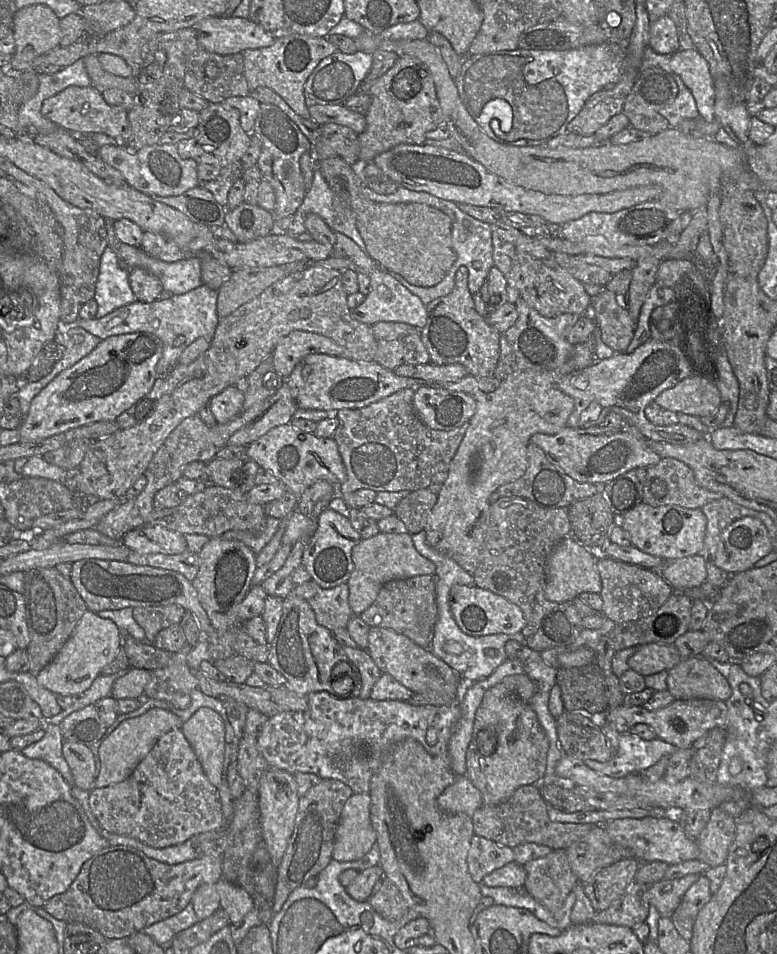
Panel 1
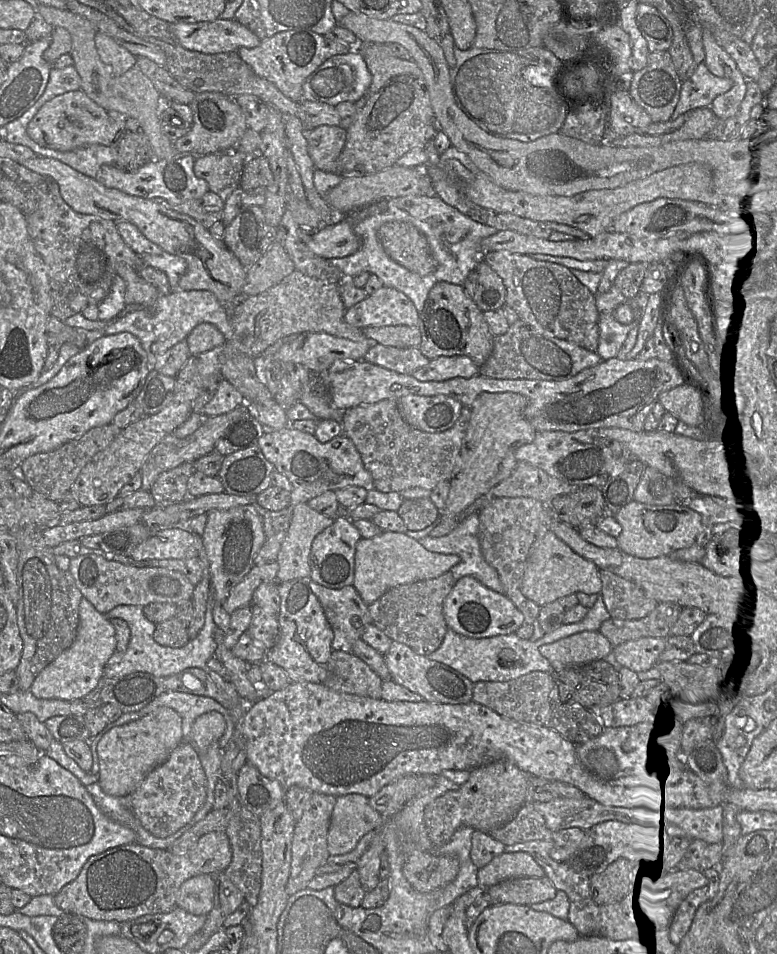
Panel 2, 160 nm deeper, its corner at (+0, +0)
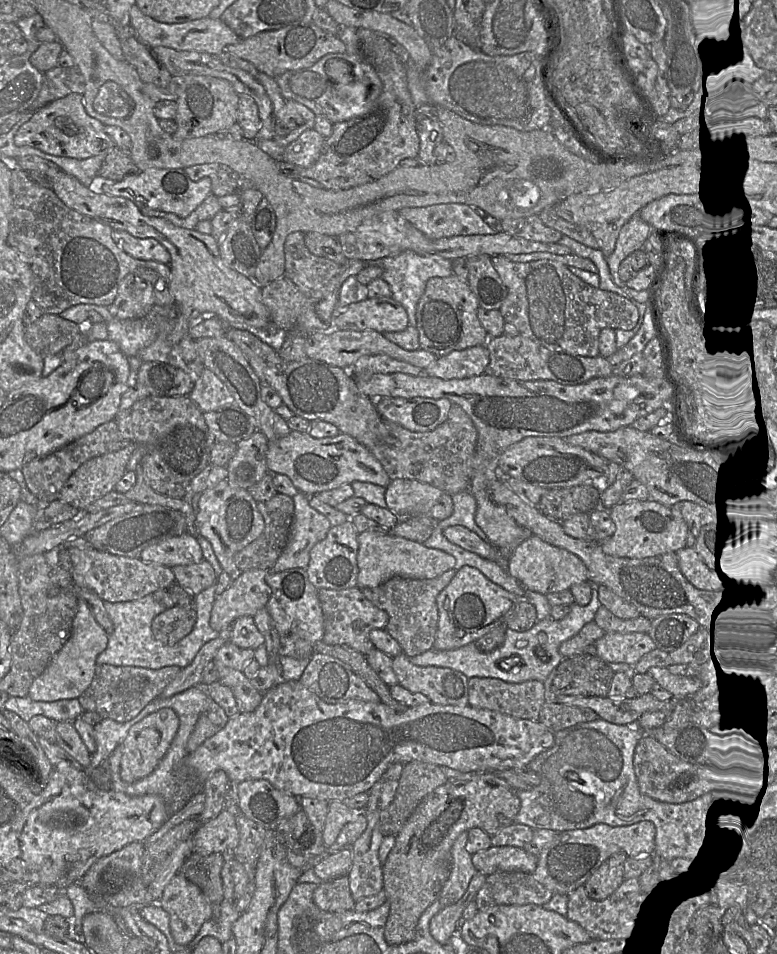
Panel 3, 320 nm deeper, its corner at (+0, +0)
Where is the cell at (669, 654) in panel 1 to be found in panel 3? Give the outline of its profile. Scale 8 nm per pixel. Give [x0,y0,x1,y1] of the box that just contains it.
[593,633,658,666]

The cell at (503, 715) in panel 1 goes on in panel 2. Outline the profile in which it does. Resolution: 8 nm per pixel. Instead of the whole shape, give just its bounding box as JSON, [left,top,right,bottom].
[424,759,530,846]

